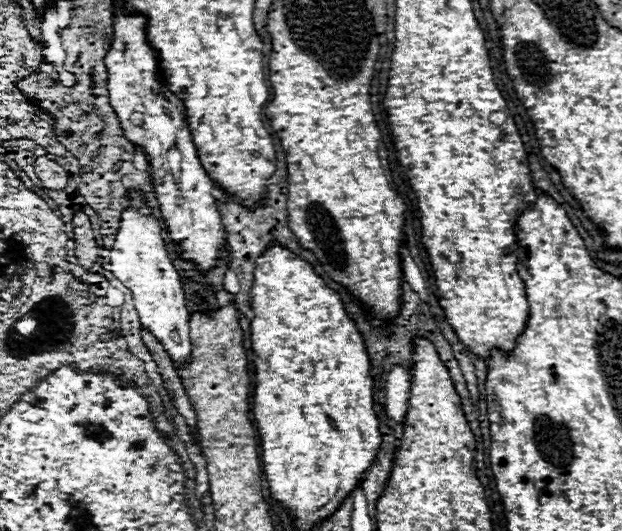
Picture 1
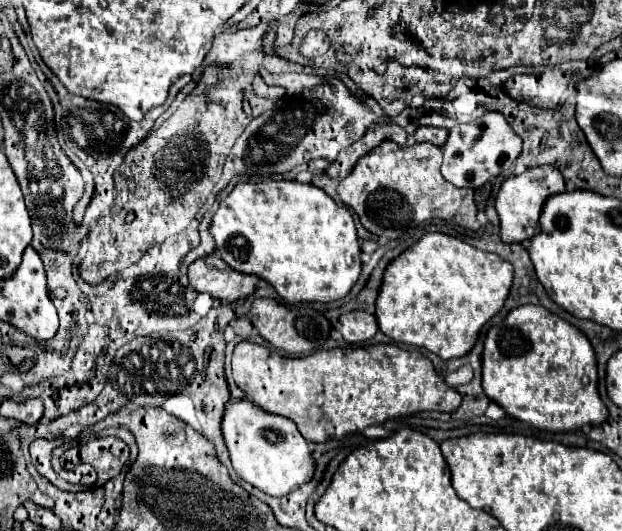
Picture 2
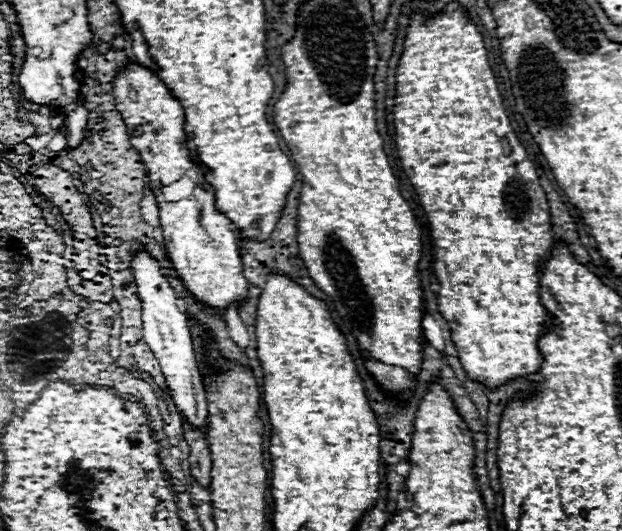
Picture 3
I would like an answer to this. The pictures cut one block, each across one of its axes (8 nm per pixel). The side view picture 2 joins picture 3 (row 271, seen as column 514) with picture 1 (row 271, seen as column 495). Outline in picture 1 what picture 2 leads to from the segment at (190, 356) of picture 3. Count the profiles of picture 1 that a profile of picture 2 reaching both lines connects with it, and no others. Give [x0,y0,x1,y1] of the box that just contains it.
[110,190,190,364]

